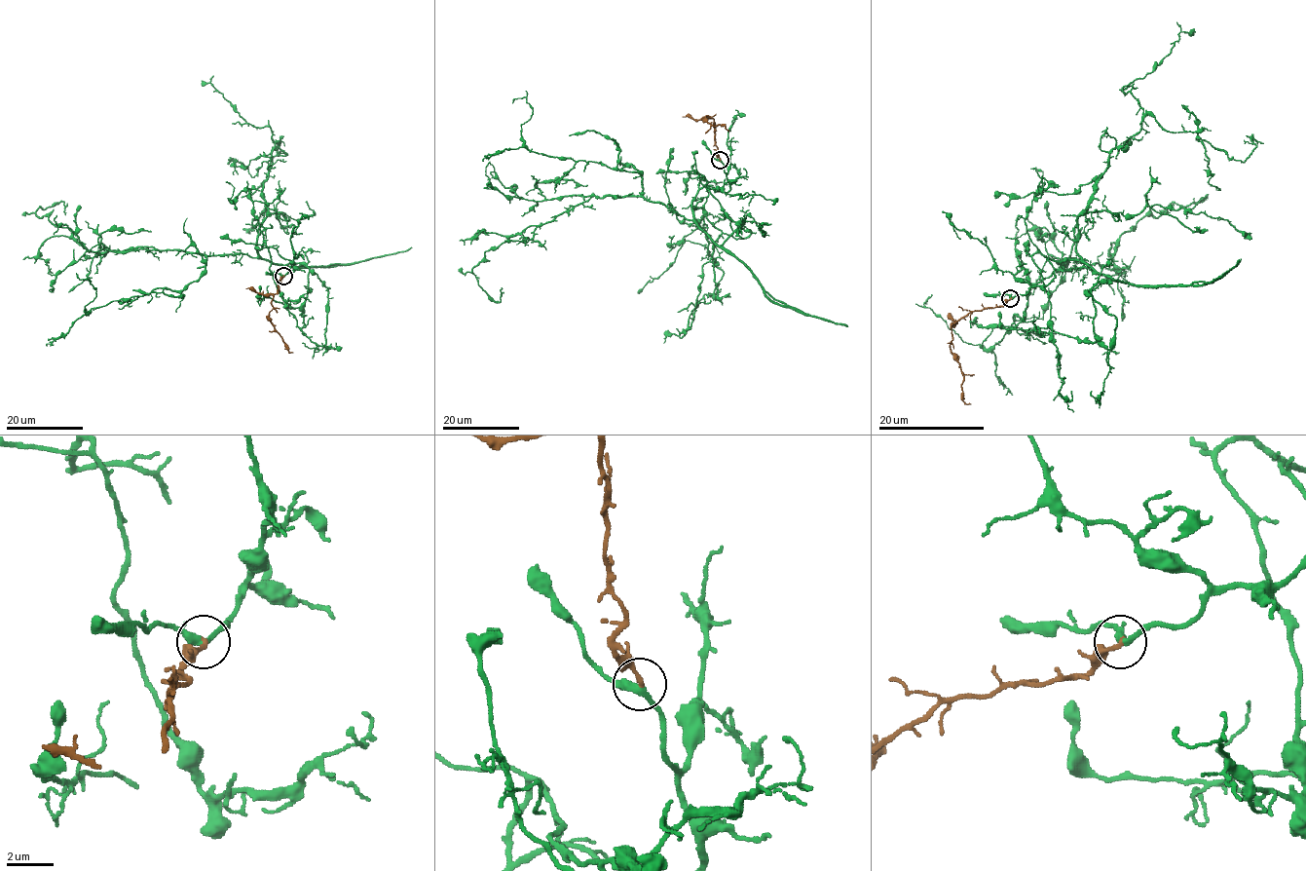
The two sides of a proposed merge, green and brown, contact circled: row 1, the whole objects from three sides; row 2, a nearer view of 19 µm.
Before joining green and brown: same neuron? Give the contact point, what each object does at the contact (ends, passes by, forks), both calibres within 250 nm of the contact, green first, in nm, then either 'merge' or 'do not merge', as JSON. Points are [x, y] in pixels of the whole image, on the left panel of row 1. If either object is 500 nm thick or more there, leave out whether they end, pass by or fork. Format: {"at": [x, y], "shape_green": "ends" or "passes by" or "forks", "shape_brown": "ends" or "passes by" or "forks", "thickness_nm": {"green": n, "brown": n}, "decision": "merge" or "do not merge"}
{"at": [283, 276], "shape_green": "passes by", "shape_brown": "ends", "thickness_nm": {"green": 320, "brown": 200}, "decision": "merge"}

